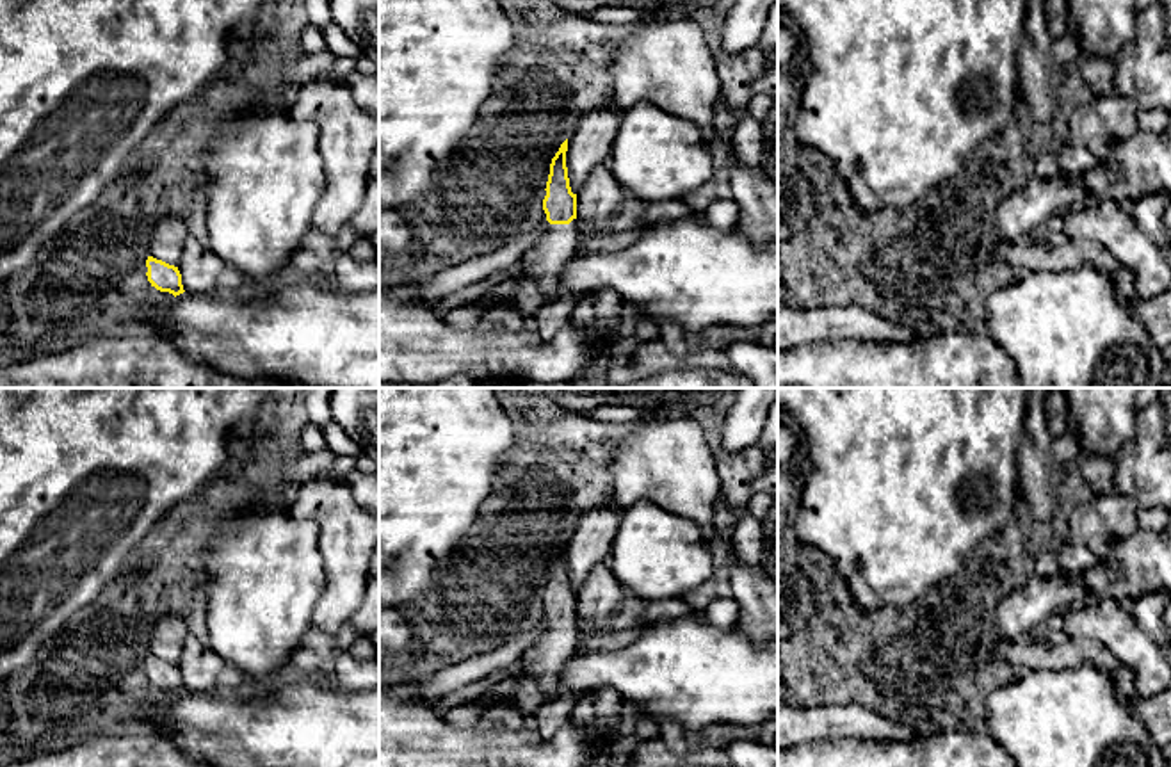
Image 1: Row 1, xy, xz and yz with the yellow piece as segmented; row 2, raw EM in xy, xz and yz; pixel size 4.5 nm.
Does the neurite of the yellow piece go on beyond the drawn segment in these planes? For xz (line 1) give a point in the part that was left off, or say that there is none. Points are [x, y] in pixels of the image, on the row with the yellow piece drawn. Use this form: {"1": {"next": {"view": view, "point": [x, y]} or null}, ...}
{"1": {"next": {"view": "xz", "point": [545, 258]}}}

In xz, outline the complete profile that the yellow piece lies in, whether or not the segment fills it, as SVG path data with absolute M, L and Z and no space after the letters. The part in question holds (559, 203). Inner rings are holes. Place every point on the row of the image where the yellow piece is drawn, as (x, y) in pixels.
M568 139L552 158L543 192L543 222L539 238L523 253L518 267L536 279L552 301L543 304L534 322L543 340L552 340L573 319L577 299L559 294L555 283L582 240L577 228L577 194L571 192L566 167Z

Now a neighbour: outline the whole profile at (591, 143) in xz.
M602 103L582 116L578 128L568 139L566 167L571 192L577 194L589 173L610 158L612 142L621 126L621 109Z

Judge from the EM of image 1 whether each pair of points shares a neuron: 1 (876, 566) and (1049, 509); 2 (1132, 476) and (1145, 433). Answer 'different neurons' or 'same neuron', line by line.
1: different neurons
2: same neuron

